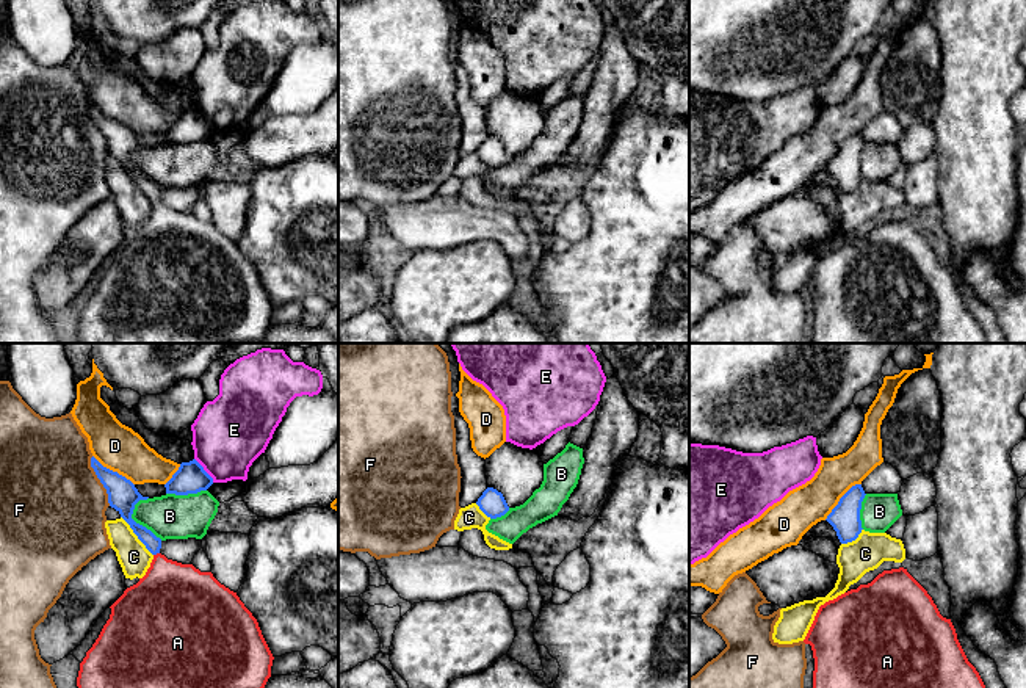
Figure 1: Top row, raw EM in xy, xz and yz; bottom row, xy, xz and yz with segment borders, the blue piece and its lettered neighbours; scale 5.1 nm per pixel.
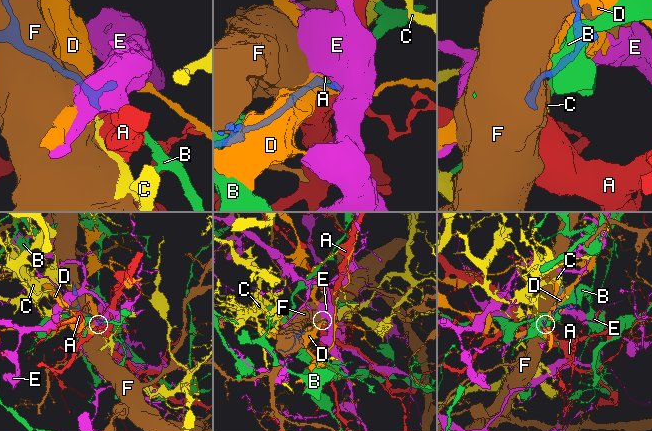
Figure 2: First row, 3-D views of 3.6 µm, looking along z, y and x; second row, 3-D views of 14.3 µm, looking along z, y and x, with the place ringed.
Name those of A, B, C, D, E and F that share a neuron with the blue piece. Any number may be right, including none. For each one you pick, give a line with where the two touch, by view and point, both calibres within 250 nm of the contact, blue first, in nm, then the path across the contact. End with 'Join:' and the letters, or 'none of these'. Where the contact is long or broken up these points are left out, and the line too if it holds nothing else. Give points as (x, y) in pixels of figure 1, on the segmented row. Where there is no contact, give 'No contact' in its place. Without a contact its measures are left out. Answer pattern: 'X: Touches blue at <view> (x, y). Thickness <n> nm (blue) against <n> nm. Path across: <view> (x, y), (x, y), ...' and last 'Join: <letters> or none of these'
A: Touches blue at xy (155, 554). Thickness 80 nm (blue) against 380 nm. Path across: xy (146, 536), (154, 544), (155, 554), (173, 599)
Join: A

